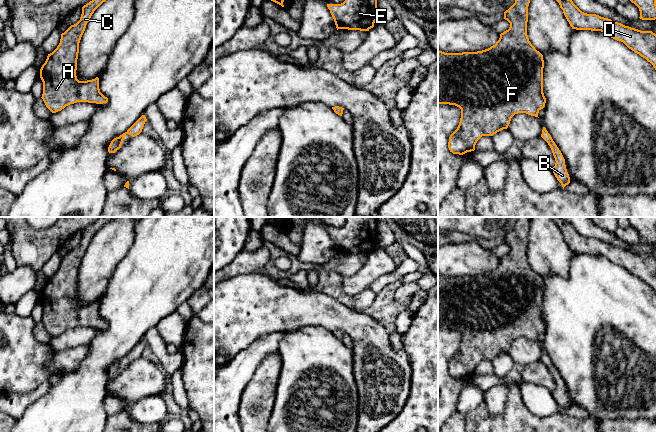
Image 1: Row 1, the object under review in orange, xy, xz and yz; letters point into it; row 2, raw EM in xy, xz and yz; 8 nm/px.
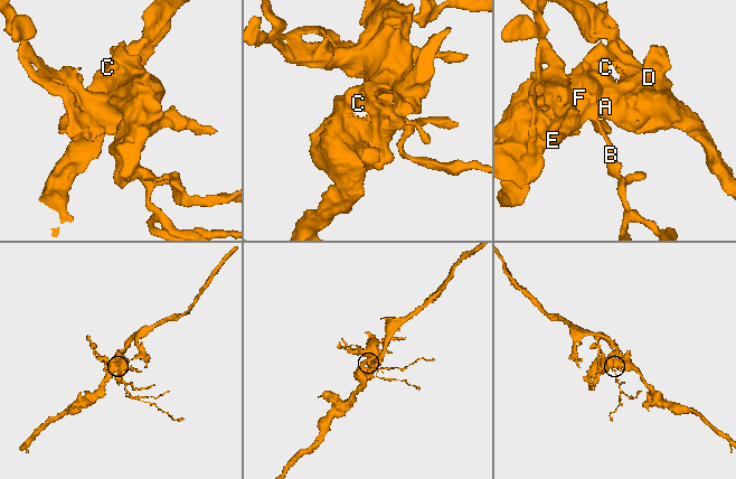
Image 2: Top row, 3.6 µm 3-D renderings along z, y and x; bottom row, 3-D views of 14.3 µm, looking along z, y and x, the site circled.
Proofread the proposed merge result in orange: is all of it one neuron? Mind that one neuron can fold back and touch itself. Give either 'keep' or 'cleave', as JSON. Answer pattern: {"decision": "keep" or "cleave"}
{"decision": "keep"}

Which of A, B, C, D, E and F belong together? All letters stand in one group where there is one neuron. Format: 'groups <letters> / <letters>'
groups A B C D E F

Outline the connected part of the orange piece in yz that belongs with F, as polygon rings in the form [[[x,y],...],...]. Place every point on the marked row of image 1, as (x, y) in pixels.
[[[515,0],[515,3],[504,12],[504,19],[510,23],[508,30],[500,34],[499,40],[495,45],[488,49],[477,52],[462,52],[462,53],[445,53],[438,50],[438,104],[455,105],[461,109],[461,118],[457,129],[450,135],[448,148],[453,154],[463,155],[467,152],[475,150],[477,141],[482,136],[493,136],[497,132],[507,129],[511,118],[518,113],[526,113],[531,116],[538,117],[538,113],[545,107],[546,98],[543,93],[543,68],[544,60],[543,55],[535,49],[529,41],[527,35],[527,22],[528,22],[528,6],[530,0]]]

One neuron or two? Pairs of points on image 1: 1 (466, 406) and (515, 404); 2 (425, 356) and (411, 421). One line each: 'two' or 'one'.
1: two
2: one

